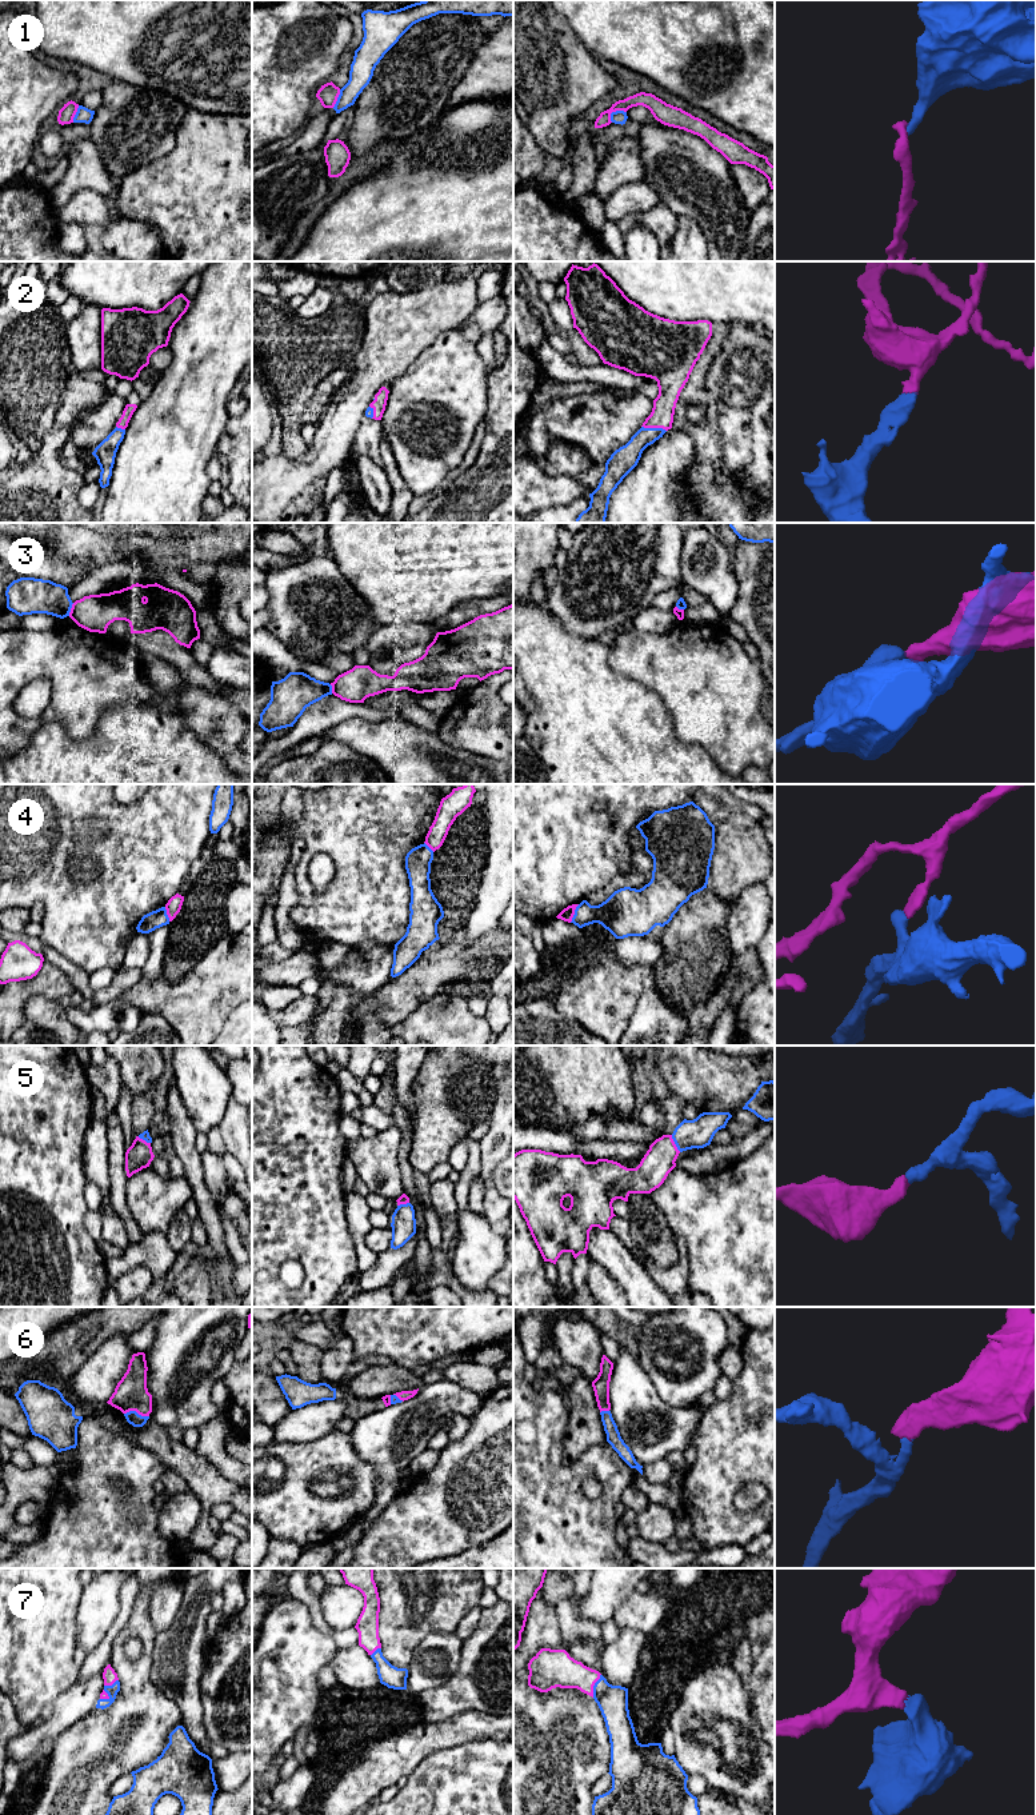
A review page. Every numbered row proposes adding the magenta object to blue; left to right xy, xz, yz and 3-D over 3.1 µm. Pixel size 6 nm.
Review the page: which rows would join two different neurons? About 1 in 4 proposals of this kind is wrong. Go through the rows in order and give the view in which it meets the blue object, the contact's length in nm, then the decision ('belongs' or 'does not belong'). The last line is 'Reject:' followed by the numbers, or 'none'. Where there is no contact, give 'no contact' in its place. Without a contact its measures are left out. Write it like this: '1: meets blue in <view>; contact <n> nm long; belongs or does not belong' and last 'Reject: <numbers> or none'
1: meets blue in yz; contact 120 nm long; does not belong
2: meets blue in yz; contact 160 nm long; belongs
3: meets blue in xy; contact 90 nm long; does not belong
4: meets blue in yz; contact 130 nm long; does not belong
5: meets blue in yz; contact 120 nm long; belongs
6: meets blue in xy; contact 150 nm long; belongs
7: meets blue in yz; contact 150 nm long; belongs
Reject: 1, 3, 4

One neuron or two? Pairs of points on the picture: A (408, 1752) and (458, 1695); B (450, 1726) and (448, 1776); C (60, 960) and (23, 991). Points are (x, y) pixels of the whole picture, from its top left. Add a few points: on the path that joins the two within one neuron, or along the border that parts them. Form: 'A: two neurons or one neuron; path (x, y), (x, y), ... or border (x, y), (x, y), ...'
A: two neurons; border (464, 1711), (436, 1722), (422, 1723)
B: two neurons; border (480, 1738), (435, 1750), (422, 1760)
C: two neurons; border (44, 959), (55, 964), (75, 988)

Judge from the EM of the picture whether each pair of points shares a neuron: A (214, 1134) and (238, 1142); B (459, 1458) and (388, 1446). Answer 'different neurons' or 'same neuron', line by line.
A: different neurons
B: different neurons

